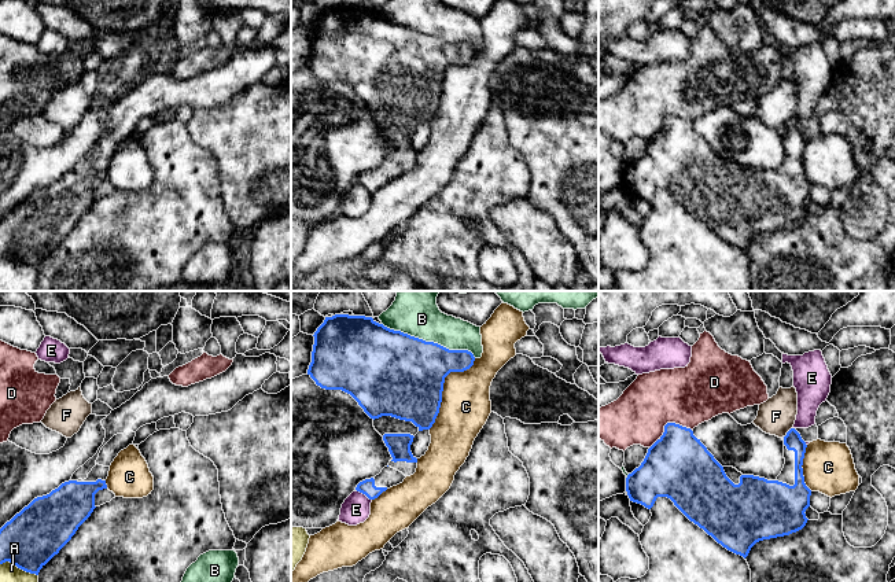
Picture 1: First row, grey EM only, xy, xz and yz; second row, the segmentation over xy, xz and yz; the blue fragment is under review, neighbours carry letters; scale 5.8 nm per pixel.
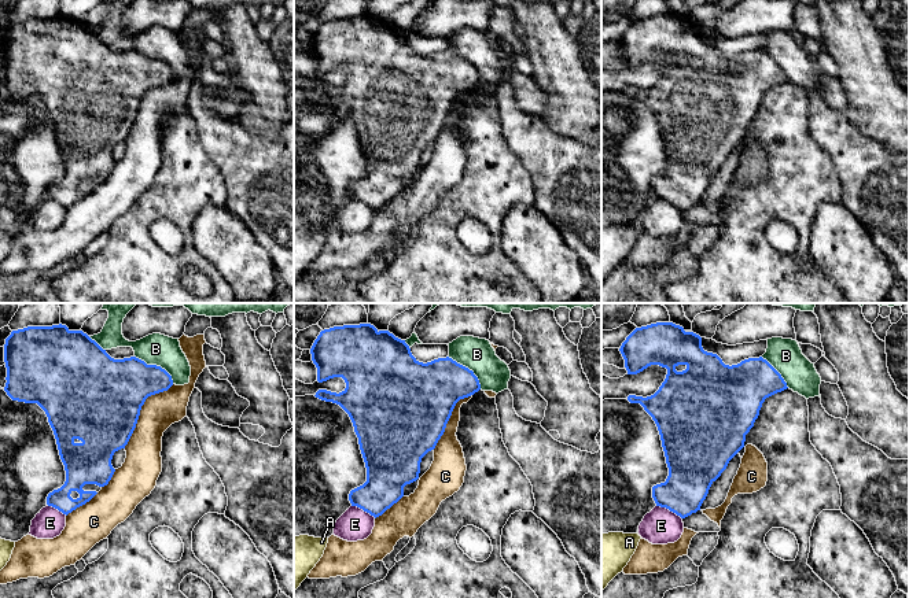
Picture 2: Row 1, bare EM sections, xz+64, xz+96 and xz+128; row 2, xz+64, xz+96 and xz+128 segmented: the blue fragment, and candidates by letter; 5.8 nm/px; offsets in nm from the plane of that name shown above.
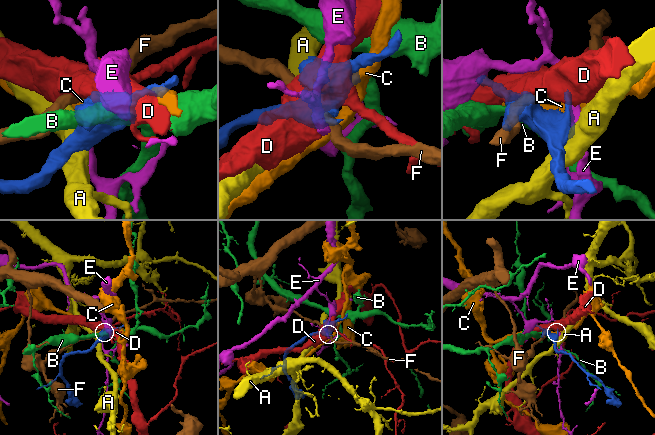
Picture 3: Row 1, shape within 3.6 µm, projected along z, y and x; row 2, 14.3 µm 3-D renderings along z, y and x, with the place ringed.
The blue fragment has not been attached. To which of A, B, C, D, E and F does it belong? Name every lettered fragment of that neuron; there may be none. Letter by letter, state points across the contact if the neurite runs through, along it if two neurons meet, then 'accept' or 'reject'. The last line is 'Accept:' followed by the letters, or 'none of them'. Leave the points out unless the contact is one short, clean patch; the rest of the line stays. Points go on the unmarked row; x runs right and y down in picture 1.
A: reject
B: reject
C: reject
D: reject
E: reject
F: along yz (791, 120), (784, 129) | reject
Accept: none of them

